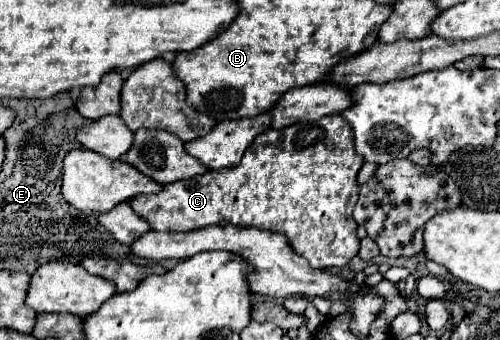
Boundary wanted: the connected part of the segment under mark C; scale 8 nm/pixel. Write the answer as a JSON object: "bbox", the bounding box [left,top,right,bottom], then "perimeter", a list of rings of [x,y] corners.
{"bbox":[130,115,364,267],"perimeter":[[[328,115],[310,123],[294,123],[286,129],[268,129],[246,149],[240,165],[164,185],[160,193],[140,195],[132,199],[130,205],[150,223],[154,231],[194,231],[208,225],[238,225],[282,231],[294,251],[306,257],[312,267],[342,267],[350,263],[360,249],[360,239],[356,235],[358,225],[352,217],[352,209],[358,201],[360,187],[356,177],[362,165],[364,161],[354,149],[354,131],[350,125],[344,127],[342,115]]]}

